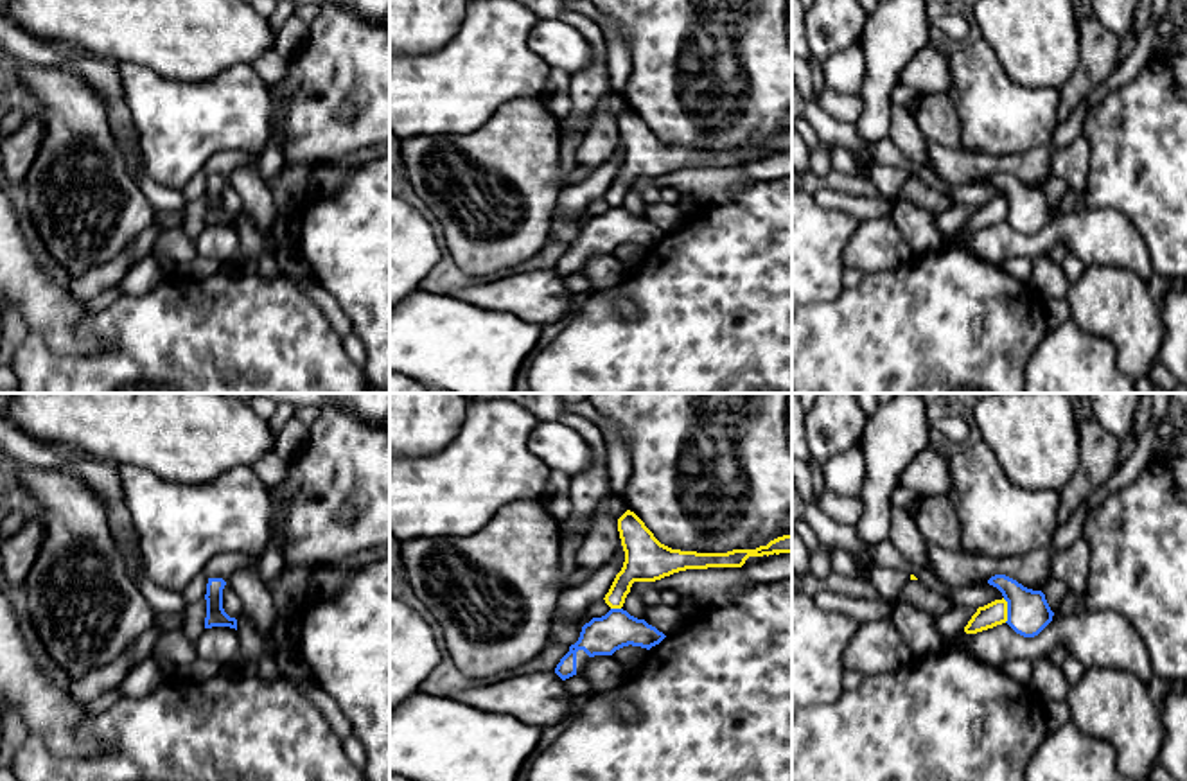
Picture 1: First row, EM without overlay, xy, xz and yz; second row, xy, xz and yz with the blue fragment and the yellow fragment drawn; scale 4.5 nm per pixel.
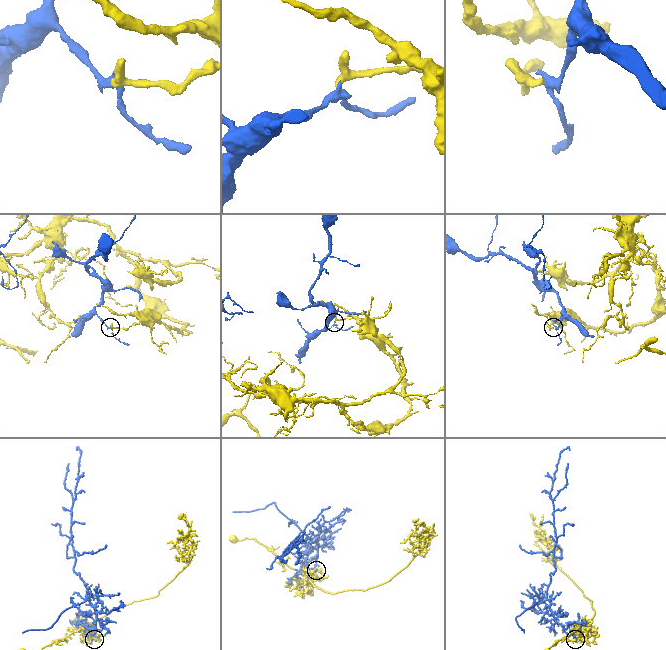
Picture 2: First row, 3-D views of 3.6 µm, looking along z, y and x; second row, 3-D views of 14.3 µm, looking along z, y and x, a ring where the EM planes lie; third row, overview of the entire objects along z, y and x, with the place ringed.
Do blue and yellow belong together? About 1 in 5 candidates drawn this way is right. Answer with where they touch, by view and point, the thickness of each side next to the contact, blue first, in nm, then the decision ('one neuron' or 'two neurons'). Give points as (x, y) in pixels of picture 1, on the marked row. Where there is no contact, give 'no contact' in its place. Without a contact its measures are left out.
contact yz (1008, 611); calibres 190 and 110 nm; two neurons

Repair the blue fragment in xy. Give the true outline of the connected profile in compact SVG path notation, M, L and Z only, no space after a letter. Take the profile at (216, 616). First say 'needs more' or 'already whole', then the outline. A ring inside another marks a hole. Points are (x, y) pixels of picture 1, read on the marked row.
already whole; M208 578L207 584L207 618L205 628L212 627L230 627L237 630L237 619L230 618L223 609L223 589L226 582L223 578Z

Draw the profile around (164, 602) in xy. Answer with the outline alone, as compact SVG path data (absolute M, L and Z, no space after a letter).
M144 566L135 573L133 582L156 614L185 612L189 603L181 596L181 592L172 592L172 591L154 585L147 578Z

